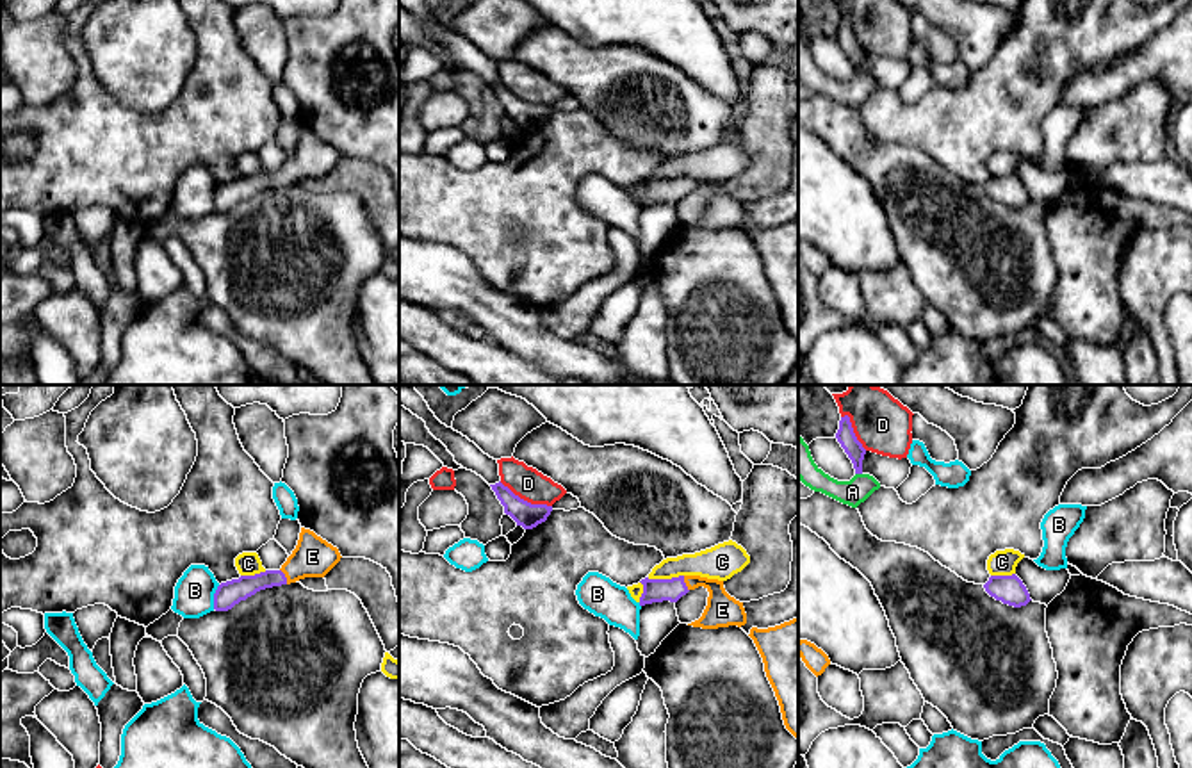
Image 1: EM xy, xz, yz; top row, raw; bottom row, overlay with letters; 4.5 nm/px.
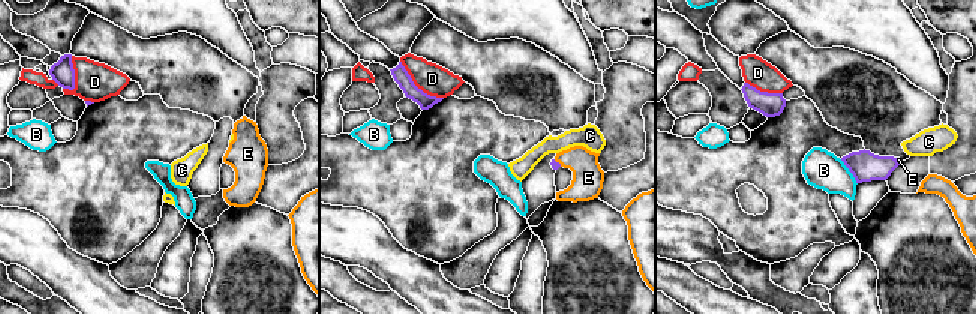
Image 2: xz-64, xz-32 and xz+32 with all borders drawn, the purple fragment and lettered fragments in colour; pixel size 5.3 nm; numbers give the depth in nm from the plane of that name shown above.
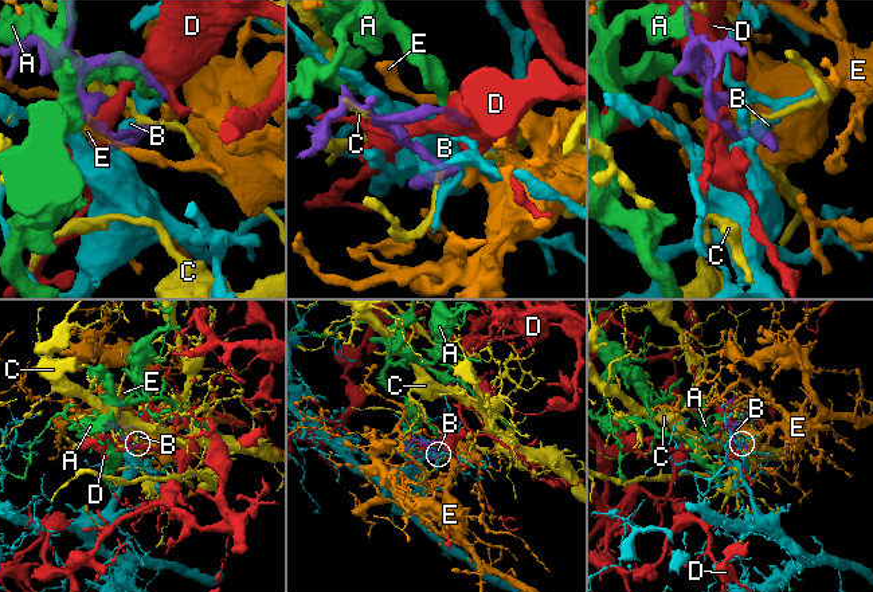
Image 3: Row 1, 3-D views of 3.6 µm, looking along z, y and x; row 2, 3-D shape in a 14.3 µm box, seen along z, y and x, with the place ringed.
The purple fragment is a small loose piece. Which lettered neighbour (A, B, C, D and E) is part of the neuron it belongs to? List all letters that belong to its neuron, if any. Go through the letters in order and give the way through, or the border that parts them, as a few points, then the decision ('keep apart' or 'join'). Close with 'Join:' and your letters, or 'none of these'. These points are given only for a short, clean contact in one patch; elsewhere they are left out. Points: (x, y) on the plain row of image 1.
A: along yz (856, 73), (861, 75) | keep apart
B: keep apart
C: along xz (683, 175), (647, 179) | keep apart
D: keep apart
E: across xy (232, 193), (284, 177), (312, 157) | join
Join: E

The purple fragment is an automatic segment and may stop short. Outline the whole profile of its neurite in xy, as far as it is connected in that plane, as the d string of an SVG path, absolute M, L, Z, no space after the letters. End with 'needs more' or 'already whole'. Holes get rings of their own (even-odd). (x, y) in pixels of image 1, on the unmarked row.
M301 128L298 146L280 171L265 171L221 184L214 194L214 210L228 212L265 189L290 185L305 178L324 178L340 159L337 148Z | needs more

